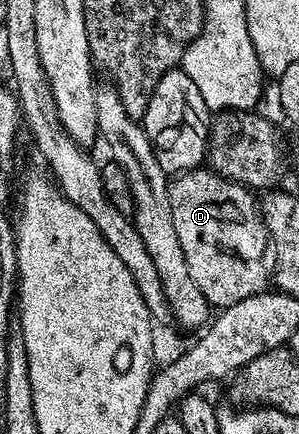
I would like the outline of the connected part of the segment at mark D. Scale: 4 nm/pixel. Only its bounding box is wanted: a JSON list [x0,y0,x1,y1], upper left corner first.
[169,168,271,308]

